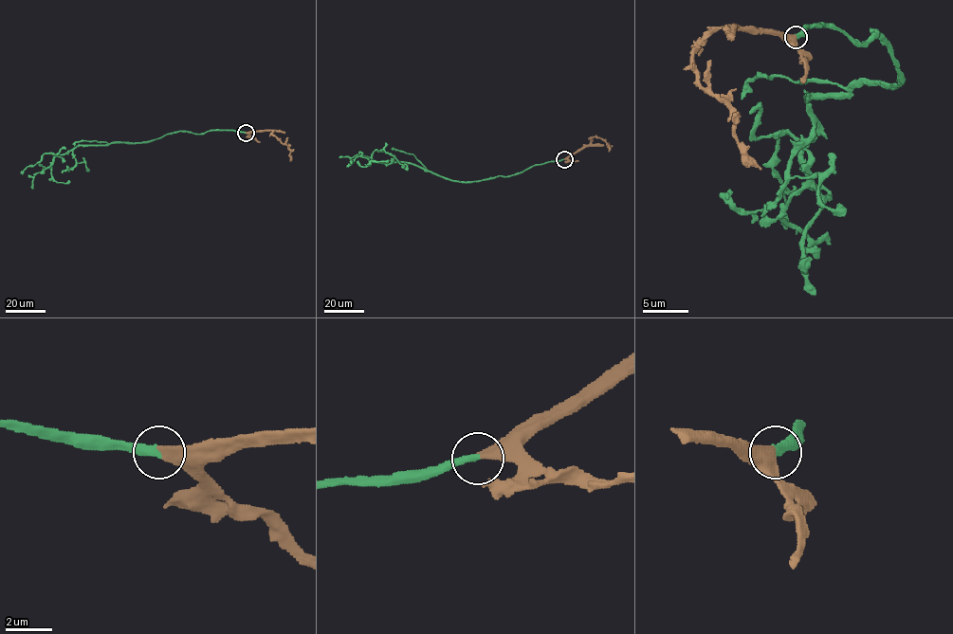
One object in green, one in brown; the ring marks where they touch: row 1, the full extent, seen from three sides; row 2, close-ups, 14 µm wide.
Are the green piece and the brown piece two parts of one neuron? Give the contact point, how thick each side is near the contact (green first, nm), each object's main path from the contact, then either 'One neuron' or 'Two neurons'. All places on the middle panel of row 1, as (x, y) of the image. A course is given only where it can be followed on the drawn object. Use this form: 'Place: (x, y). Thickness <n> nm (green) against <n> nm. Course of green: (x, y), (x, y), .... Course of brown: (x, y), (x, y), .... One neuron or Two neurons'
Place: (564, 159). Thickness 360 nm (green) against 360 nm. Course of green: (564, 159), (535, 164), (506, 176), (472, 182), (446, 179), (412, 164), (375, 163), (359, 155), (351, 163). Course of brown: (564, 159), (587, 146), (594, 137), (606, 142), (609, 152). One neuron

